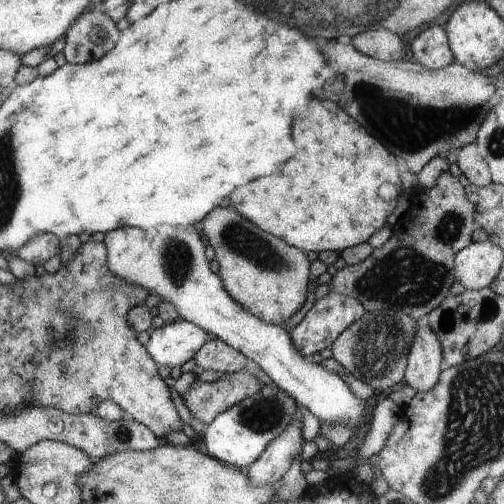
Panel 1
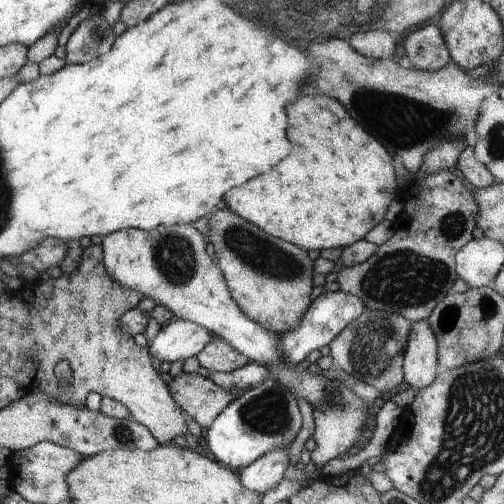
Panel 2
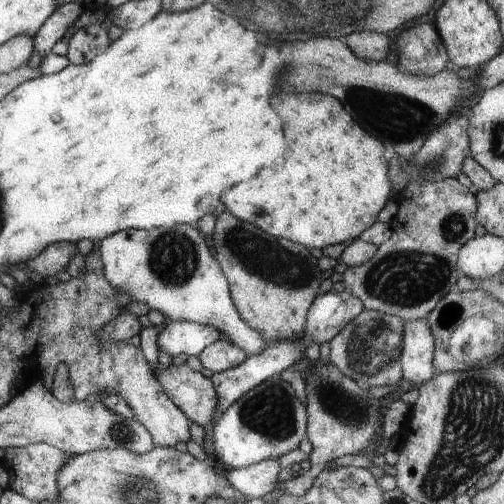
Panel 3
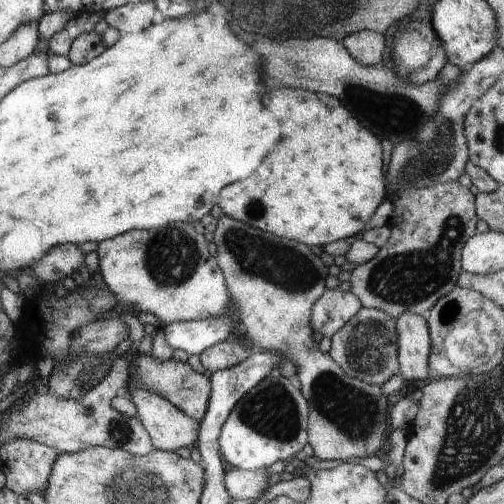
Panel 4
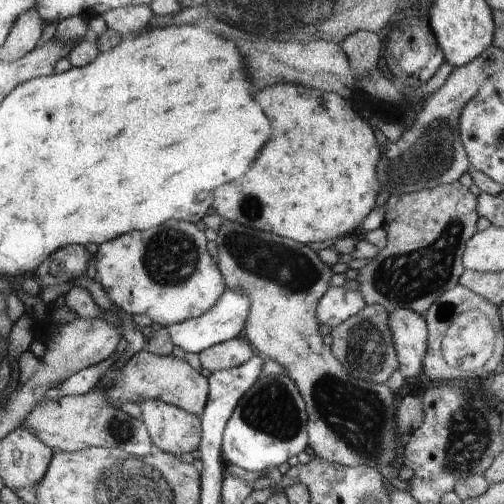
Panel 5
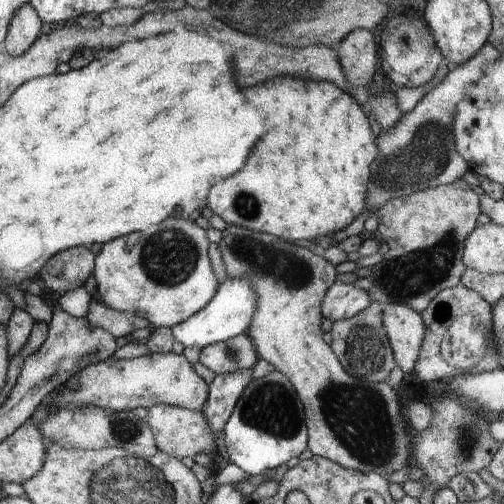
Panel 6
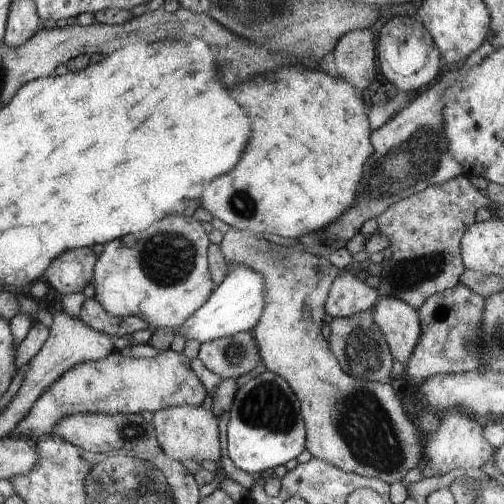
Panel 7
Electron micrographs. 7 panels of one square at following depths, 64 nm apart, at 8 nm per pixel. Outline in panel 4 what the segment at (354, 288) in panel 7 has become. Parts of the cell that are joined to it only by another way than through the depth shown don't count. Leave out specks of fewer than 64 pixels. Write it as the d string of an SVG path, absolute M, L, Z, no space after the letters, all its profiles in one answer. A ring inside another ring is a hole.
M325 290L311 308L311 328L323 338L331 338L361 308L363 306L353 292Z

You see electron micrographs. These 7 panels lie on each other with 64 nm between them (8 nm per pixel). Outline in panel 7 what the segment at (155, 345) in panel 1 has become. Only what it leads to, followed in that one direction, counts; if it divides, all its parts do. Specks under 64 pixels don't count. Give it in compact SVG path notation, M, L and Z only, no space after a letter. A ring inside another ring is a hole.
M227 264L227 276L223 278L223 282L217 286L217 290L213 290L205 306L201 306L191 318L187 318L185 324L175 330L175 334L181 334L185 342L197 340L199 344L207 344L213 340L241 334L241 332L251 332L261 320L263 308L265 308L263 276L247 266Z

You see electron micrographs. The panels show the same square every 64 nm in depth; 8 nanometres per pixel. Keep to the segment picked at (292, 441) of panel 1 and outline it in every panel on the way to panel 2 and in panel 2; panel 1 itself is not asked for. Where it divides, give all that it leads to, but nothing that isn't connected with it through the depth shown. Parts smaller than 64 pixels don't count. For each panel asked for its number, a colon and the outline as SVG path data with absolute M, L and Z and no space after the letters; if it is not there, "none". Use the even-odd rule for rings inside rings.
2: M283 446L279 450L267 452L265 456L257 458L257 462L253 462L247 470L239 472L241 484L253 492L259 492L261 496L269 488L275 488L281 482L285 470L289 468L289 458L287 458L289 448L291 446Z

